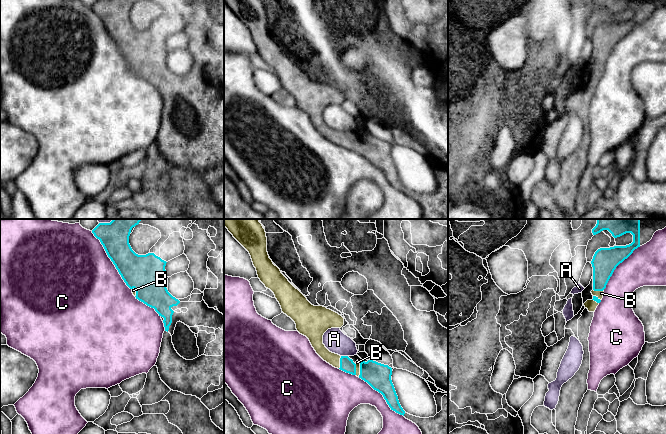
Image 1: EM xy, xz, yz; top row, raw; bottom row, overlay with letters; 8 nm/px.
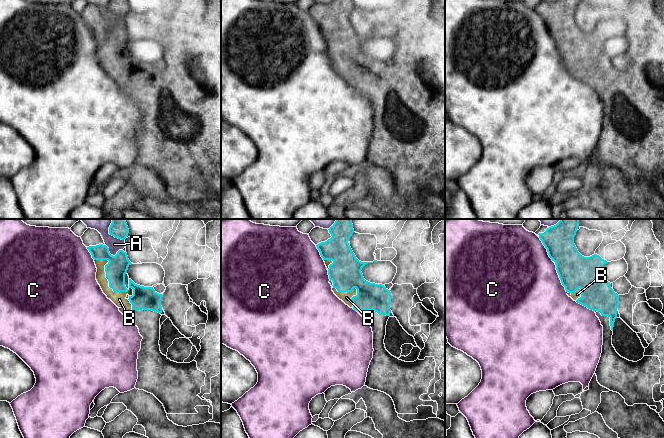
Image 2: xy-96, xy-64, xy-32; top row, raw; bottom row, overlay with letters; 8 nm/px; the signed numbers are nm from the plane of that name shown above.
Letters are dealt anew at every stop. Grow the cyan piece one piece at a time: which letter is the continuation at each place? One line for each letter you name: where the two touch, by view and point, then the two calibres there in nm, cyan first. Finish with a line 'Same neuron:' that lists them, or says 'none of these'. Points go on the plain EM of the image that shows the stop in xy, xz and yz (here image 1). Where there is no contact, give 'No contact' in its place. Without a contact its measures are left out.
B: Touches cyan at xz (360, 145). Thickness 200 nm (cyan) against 30 nm
Same neuron: B

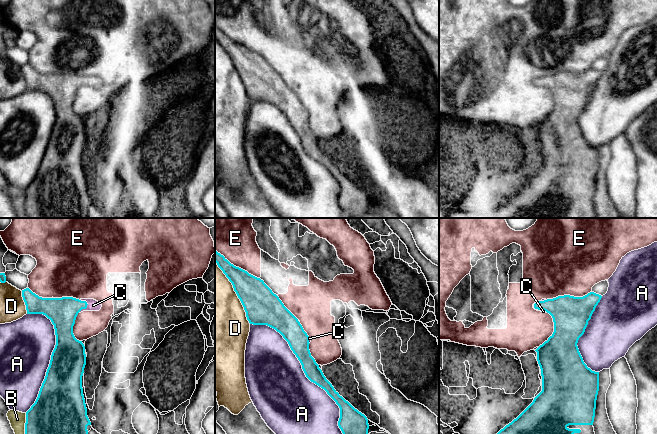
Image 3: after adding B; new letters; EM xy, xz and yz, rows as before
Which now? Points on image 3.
C: Touches cyan at xy (85, 84). Thickness 240 nm (cyan) against 90 nm
Same neuron: C

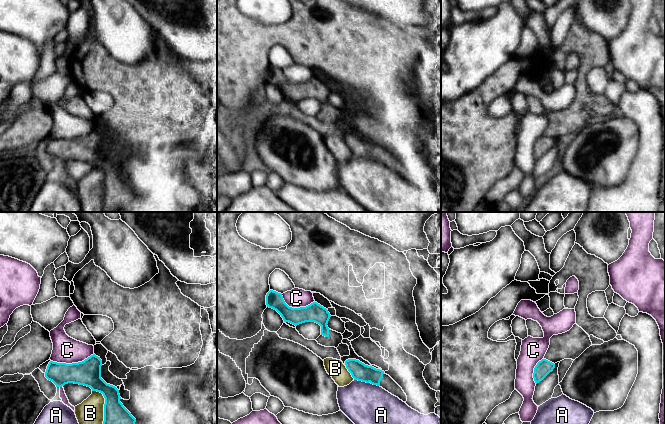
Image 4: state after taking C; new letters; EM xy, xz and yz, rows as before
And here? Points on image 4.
Same neuron: none of these

